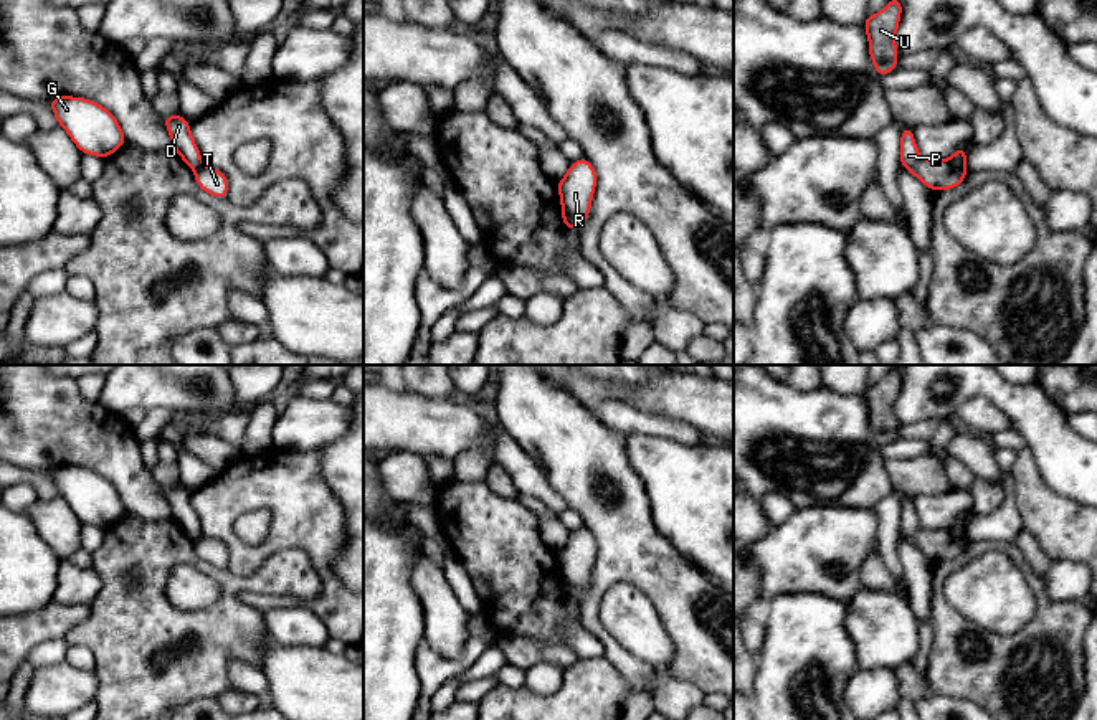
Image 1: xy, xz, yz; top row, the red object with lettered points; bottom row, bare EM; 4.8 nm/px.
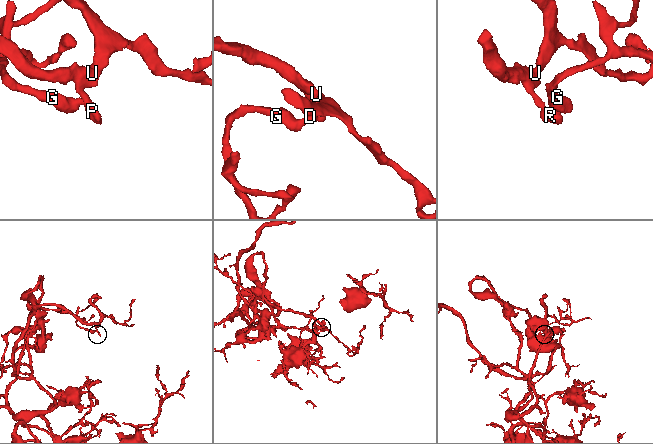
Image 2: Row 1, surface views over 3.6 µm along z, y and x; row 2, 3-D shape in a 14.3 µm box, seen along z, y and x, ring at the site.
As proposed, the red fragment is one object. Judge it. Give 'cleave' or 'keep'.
cleave

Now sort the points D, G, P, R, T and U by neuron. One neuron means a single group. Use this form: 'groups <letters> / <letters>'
groups D G / P R T U

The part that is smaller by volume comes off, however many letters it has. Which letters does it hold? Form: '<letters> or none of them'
D, G

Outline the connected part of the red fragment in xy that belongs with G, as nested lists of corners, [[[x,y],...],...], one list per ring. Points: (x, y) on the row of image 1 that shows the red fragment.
[[[71,96],[46,102],[51,106],[59,127],[69,134],[83,154],[107,159],[126,144],[117,119],[97,102]]]

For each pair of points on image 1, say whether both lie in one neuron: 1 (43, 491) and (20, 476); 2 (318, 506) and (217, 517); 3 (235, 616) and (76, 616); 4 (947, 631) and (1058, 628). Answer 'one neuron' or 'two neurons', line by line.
1: one neuron
2: one neuron
3: two neurons
4: one neuron

